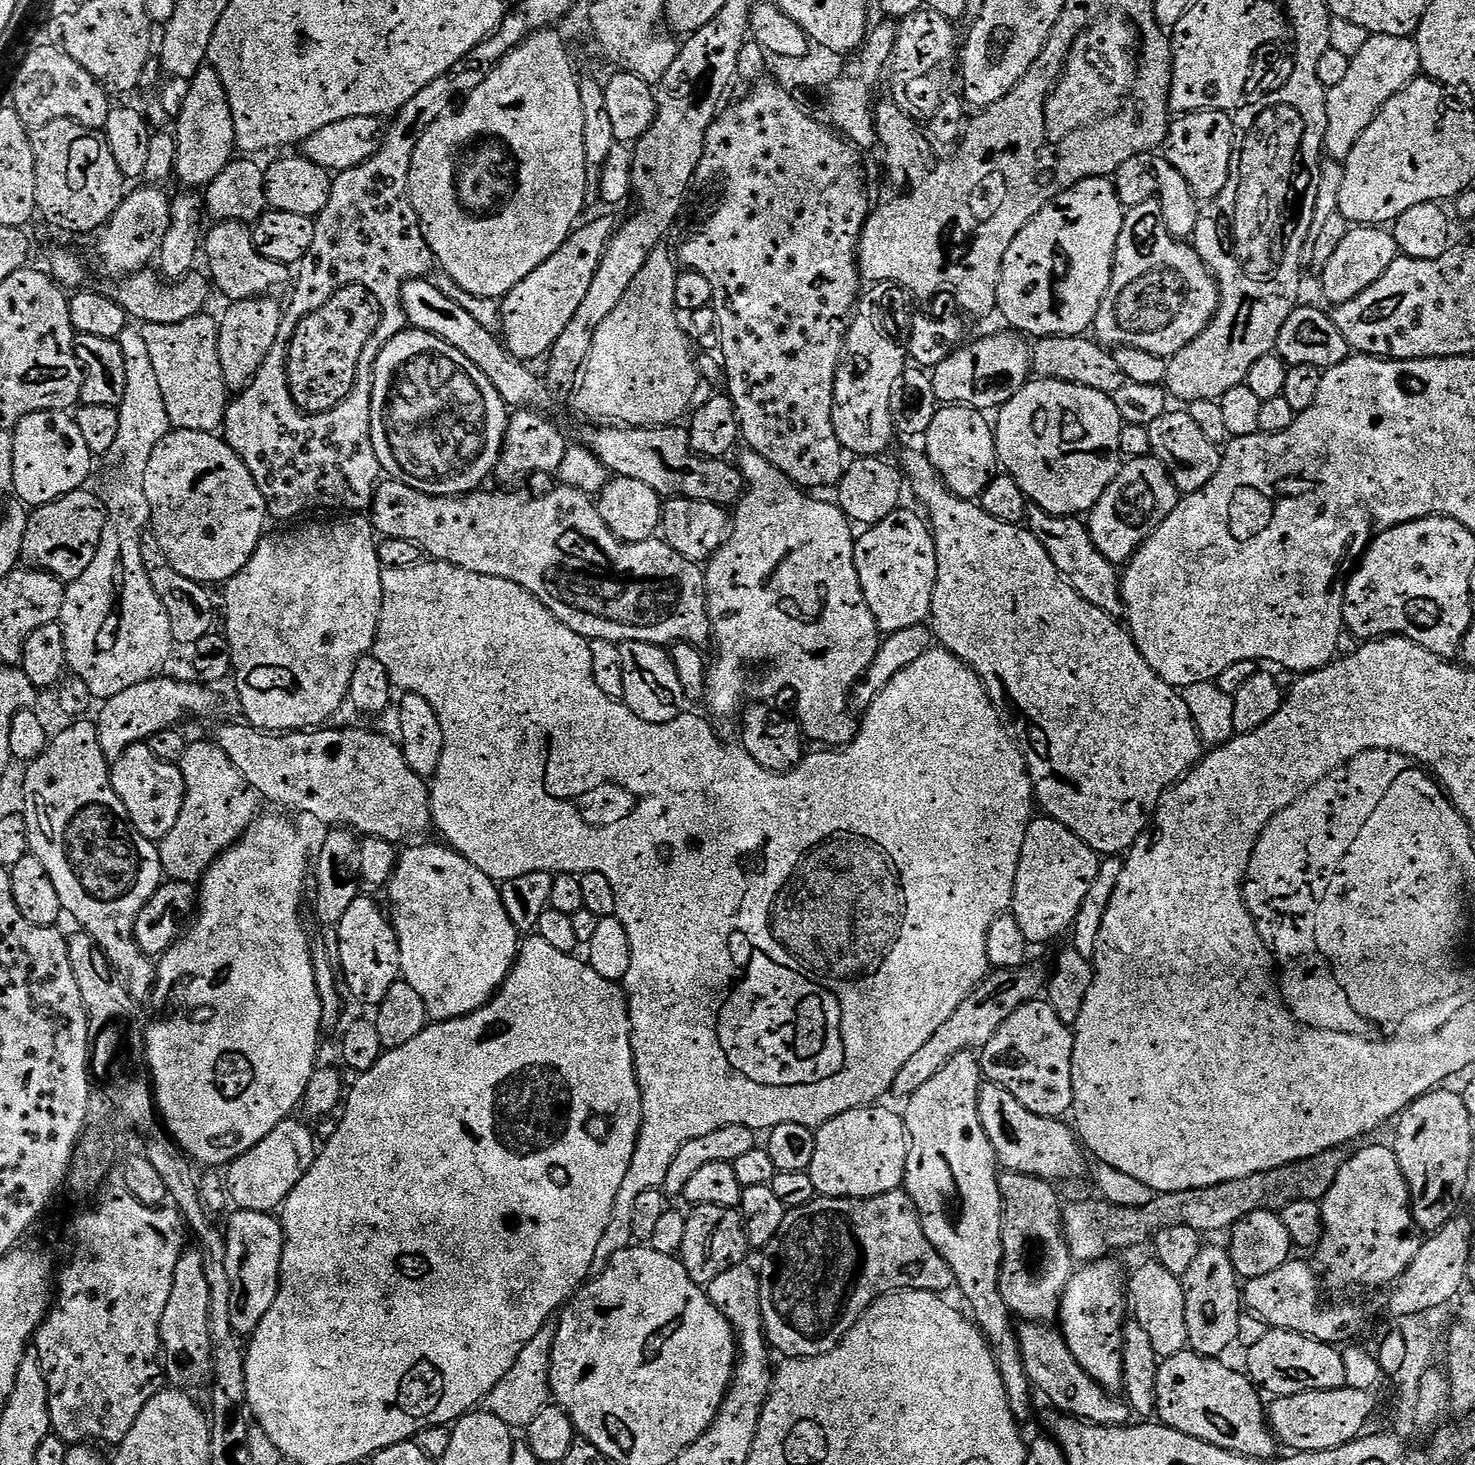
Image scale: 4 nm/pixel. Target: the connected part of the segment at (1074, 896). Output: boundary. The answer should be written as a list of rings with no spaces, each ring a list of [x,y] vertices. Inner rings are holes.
[[[1047,814],[1041,817],[1041,820],[1040,817],[1033,819],[1026,830],[1010,909],[1032,946],[1044,944],[1063,932],[1065,935],[1071,929],[1082,906],[1082,898],[1086,898],[1090,886],[1094,886],[1094,878],[1098,878],[1101,861],[1097,852],[1062,826],[1062,822]]]

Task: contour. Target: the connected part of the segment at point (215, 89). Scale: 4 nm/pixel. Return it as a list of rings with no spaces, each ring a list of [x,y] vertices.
[[[210,66],[200,68],[198,74],[194,74],[191,80],[187,81],[185,88],[188,89],[184,92],[184,101],[180,104],[180,117],[176,120],[176,128],[174,127],[176,137],[174,176],[177,181],[180,179],[184,183],[181,185],[200,190],[214,182],[214,178],[218,178],[218,174],[222,174],[222,170],[226,170],[226,166],[234,159],[234,153],[237,151],[234,114],[230,114],[230,98],[226,98],[226,86],[222,86],[222,78],[218,78],[218,74]]]

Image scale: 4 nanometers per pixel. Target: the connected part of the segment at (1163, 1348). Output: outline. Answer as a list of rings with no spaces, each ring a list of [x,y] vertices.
[[[1149,1259],[1149,1264],[1140,1264],[1130,1272],[1130,1312],[1135,1323],[1146,1330],[1156,1355],[1167,1358],[1188,1348],[1186,1330],[1186,1294],[1181,1277],[1176,1276],[1159,1260]]]

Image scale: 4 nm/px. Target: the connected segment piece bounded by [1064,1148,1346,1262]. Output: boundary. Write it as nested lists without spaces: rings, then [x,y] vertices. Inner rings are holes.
[[[1331,1148],[1322,1154],[1314,1154],[1286,1166],[1278,1166],[1269,1172],[1250,1174],[1234,1182],[1222,1182],[1218,1186],[1161,1192],[1146,1206],[1118,1206],[1109,1200],[1080,1200],[1064,1208],[1064,1237],[1071,1245],[1073,1257],[1080,1262],[1091,1262],[1120,1254],[1123,1248],[1136,1248],[1139,1244],[1155,1241],[1156,1235],[1170,1226],[1190,1226],[1195,1232],[1220,1232],[1231,1230],[1246,1214],[1255,1212],[1284,1211],[1290,1202],[1299,1200],[1323,1200],[1338,1178],[1346,1159],[1340,1148]]]

